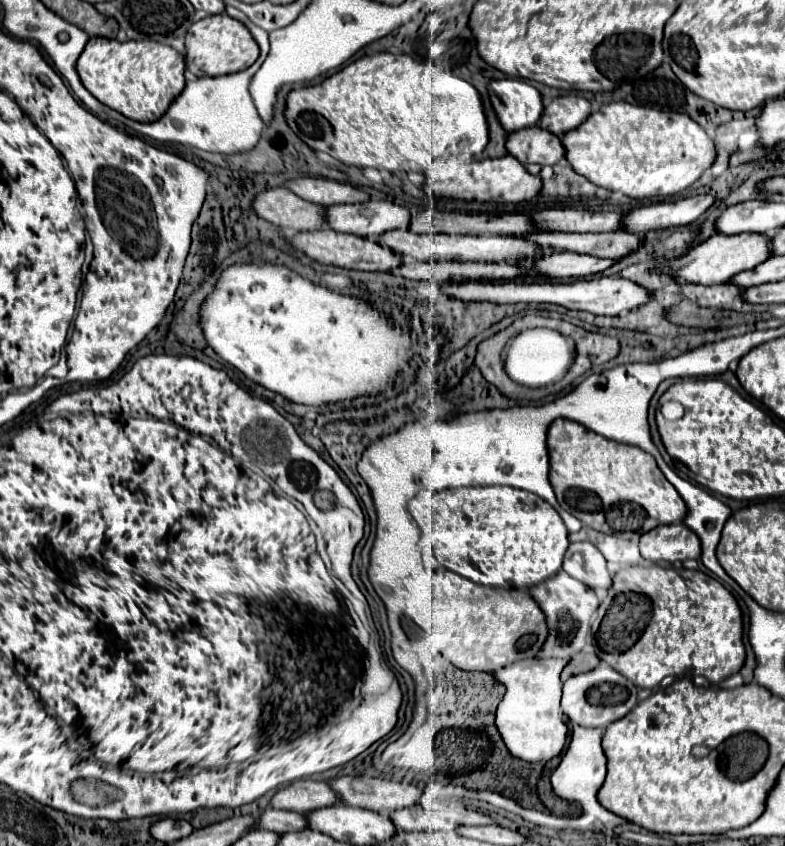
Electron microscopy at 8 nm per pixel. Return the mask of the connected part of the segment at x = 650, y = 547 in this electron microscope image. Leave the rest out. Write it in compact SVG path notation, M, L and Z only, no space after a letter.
M685 523L659 525L657 529L643 533L639 541L639 549L645 559L655 563L697 559L701 555L699 537L695 537L695 533L687 529Z

